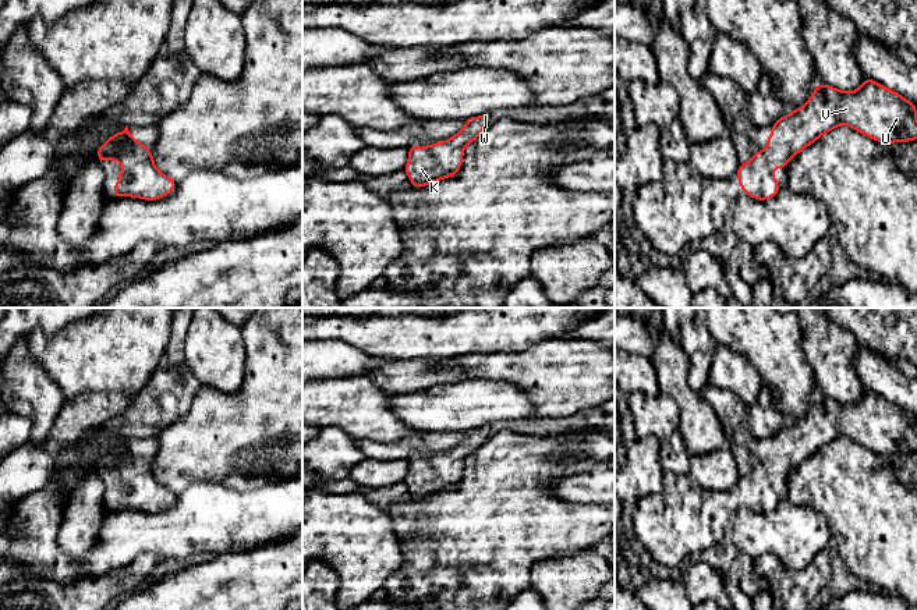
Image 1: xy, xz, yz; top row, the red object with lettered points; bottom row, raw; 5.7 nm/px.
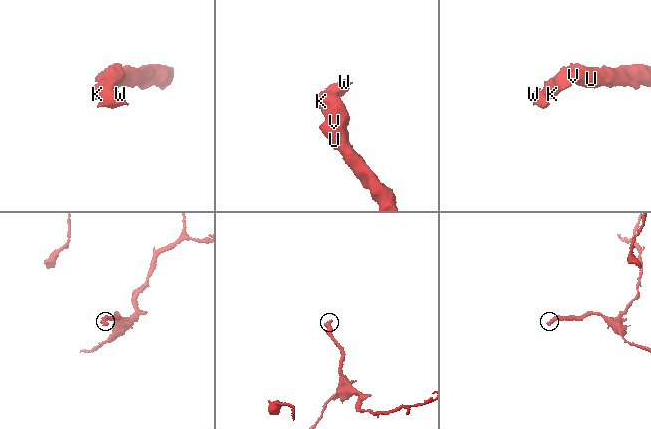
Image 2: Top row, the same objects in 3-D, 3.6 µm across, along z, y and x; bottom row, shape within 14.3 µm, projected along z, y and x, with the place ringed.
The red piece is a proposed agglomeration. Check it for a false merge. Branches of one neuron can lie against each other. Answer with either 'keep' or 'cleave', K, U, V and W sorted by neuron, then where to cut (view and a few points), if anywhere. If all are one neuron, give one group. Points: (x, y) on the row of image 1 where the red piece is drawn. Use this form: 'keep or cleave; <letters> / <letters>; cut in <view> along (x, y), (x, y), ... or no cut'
keep; K U V W; no cut

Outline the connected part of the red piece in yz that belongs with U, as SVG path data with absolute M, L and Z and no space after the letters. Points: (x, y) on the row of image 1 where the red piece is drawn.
M870 78L853 92L818 84L803 107L772 124L765 149L740 164L739 184L754 199L771 199L780 189L772 171L786 169L794 155L825 132L847 124L877 142L916 141L916 113L911 102Z

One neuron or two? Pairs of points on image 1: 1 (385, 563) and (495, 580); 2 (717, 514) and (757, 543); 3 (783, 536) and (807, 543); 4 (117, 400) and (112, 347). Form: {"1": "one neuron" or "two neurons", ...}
{"1": "two neurons", "2": "two neurons", "3": "one neuron", "4": "two neurons"}

